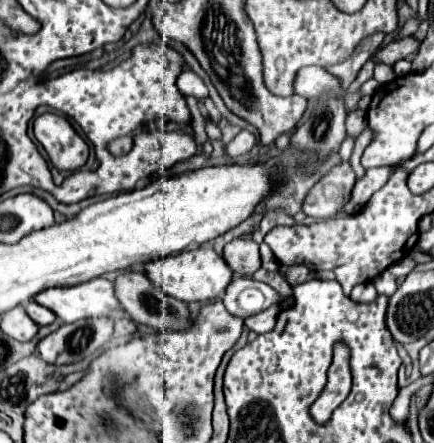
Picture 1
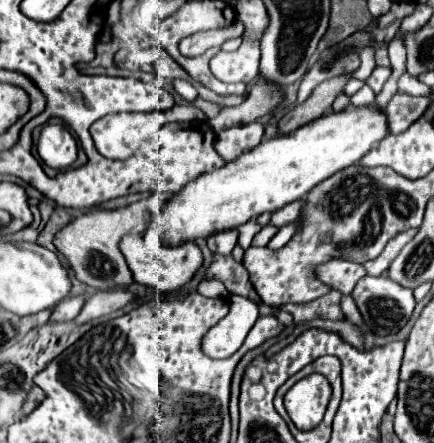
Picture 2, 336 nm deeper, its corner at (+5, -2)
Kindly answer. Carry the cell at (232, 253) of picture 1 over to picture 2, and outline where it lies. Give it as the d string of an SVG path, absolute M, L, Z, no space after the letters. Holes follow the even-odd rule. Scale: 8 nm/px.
M220 232L220 236L208 238L208 248L212 254L230 256L236 244L238 244L238 232Z

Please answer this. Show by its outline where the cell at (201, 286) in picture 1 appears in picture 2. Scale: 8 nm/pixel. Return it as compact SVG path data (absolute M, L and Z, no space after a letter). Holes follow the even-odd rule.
M144 234L124 236L120 242L120 250L126 256L134 281L152 287L160 293L180 290L184 284L188 284L194 278L194 274L200 270L204 262L202 252L194 242L180 244L176 248L164 248L160 240L146 240Z

